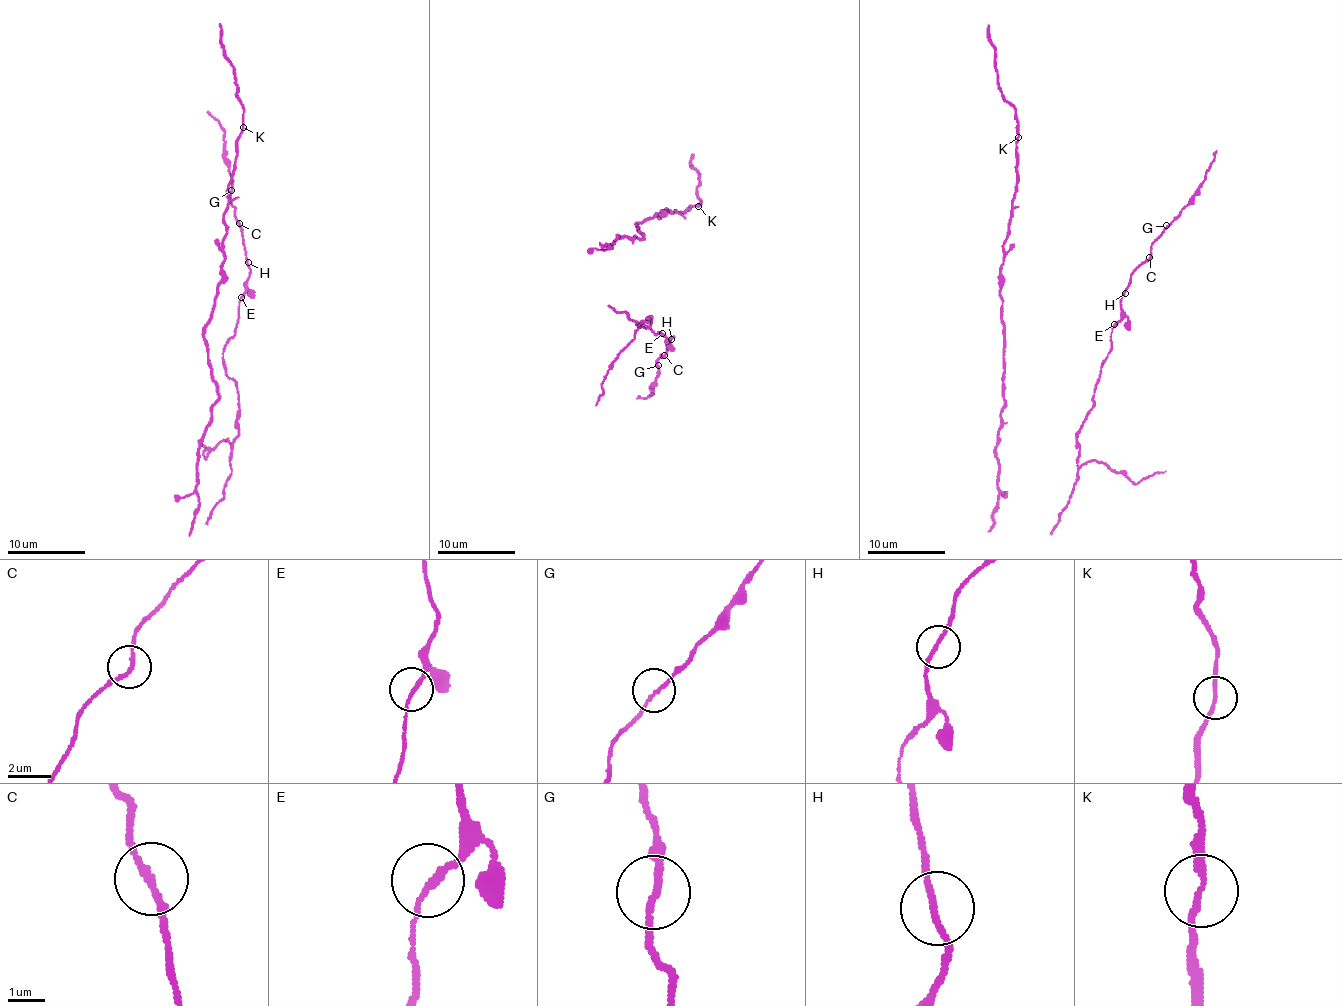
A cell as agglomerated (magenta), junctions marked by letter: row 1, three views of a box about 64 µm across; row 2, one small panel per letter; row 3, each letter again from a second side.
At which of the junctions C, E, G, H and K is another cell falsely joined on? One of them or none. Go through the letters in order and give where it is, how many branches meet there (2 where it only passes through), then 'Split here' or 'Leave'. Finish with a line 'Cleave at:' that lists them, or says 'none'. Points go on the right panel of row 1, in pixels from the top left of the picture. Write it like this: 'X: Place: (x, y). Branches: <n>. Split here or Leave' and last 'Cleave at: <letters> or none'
C: Place: (1149, 257). Branches: 2. Leave
E: Place: (1114, 324). Branches: 2. Leave
G: Place: (1166, 225). Branches: 2. Leave
H: Place: (1125, 293). Branches: 2. Leave
K: Place: (1018, 137). Branches: 2. Leave
Cleave at: none

